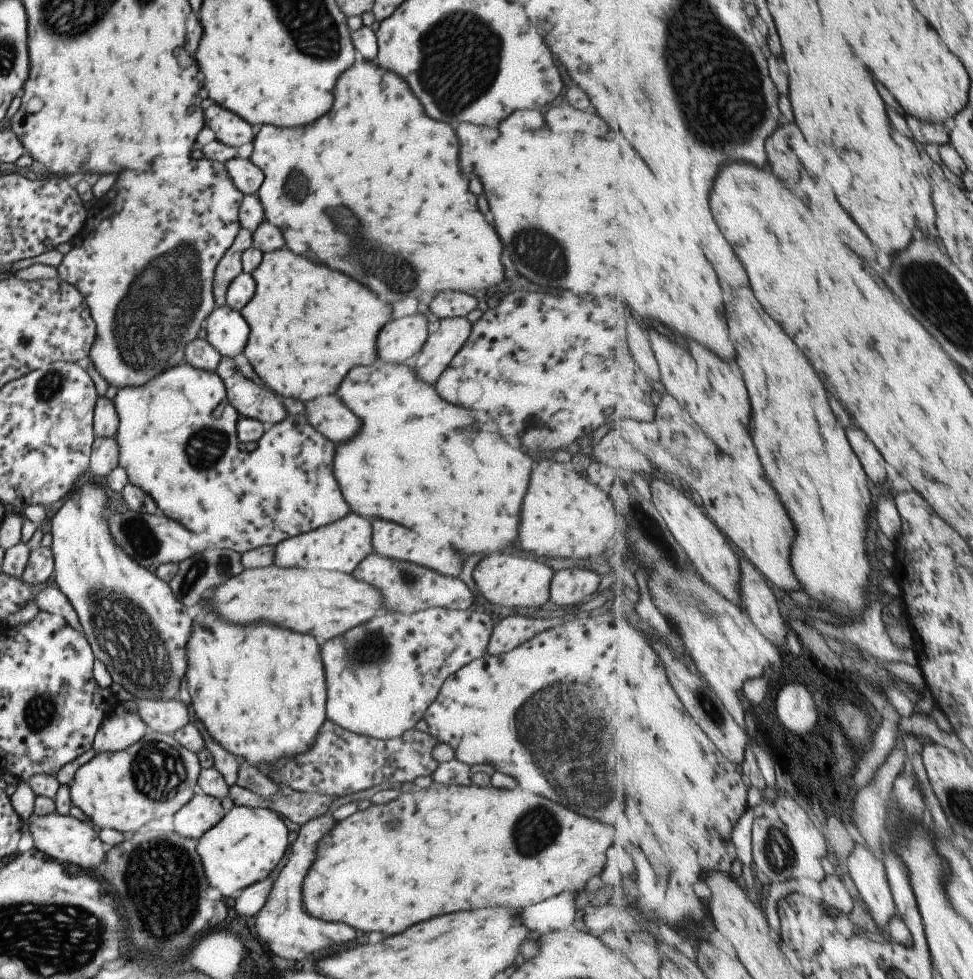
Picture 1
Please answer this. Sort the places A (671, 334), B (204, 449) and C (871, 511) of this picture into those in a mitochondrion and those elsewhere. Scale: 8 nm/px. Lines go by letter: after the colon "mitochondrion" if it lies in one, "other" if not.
A: other
B: mitochondrion
C: other

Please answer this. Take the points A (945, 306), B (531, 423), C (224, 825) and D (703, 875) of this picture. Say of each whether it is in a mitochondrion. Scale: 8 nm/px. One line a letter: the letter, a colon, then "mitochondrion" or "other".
A: mitochondrion
B: other
C: other
D: other

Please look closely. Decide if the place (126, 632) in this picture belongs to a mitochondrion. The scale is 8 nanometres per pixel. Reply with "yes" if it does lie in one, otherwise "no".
yes

